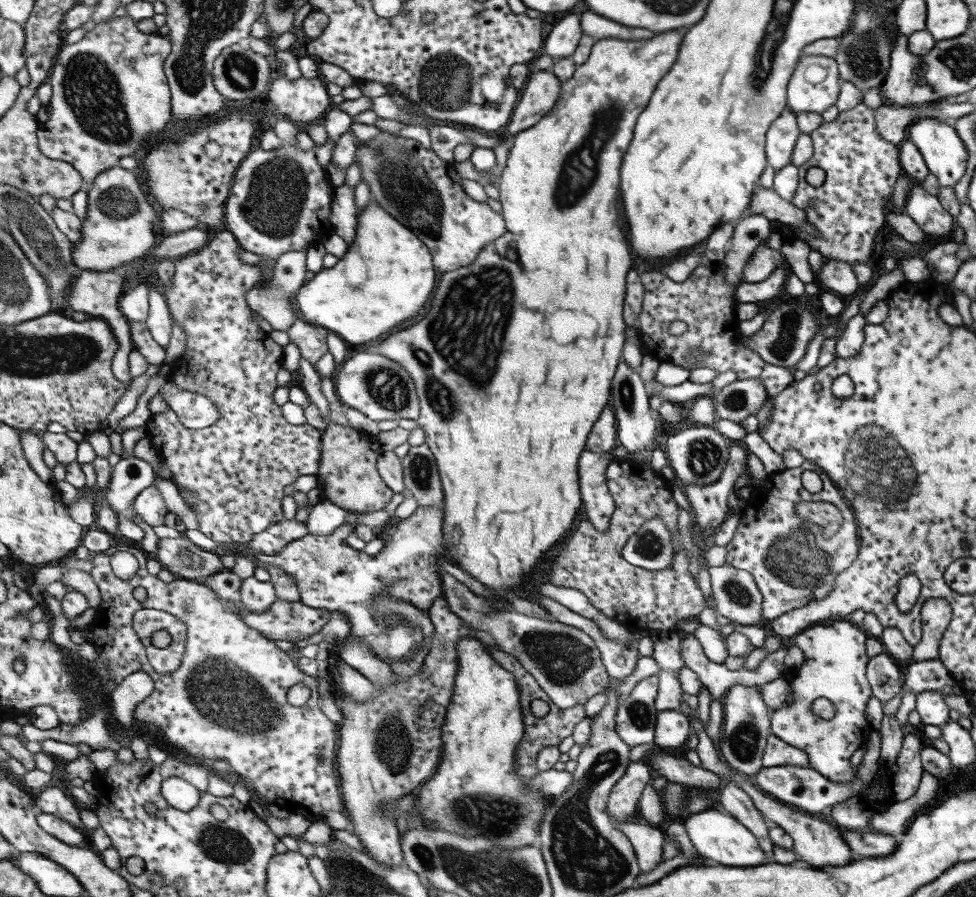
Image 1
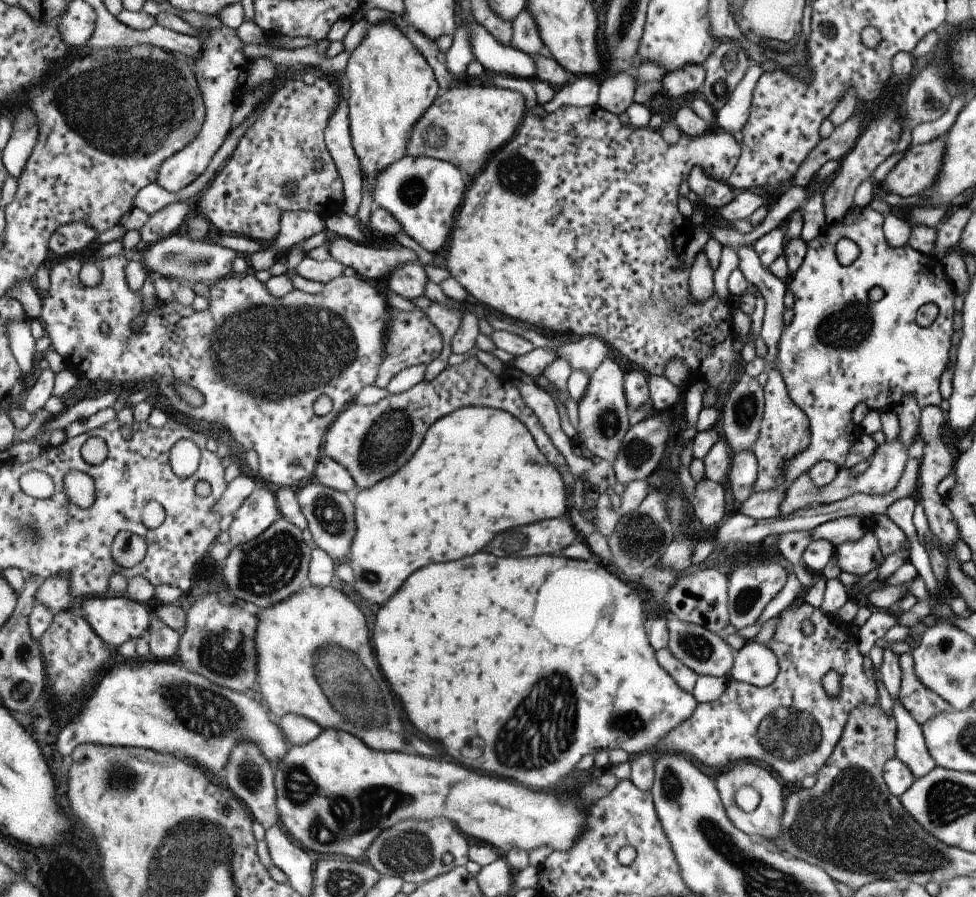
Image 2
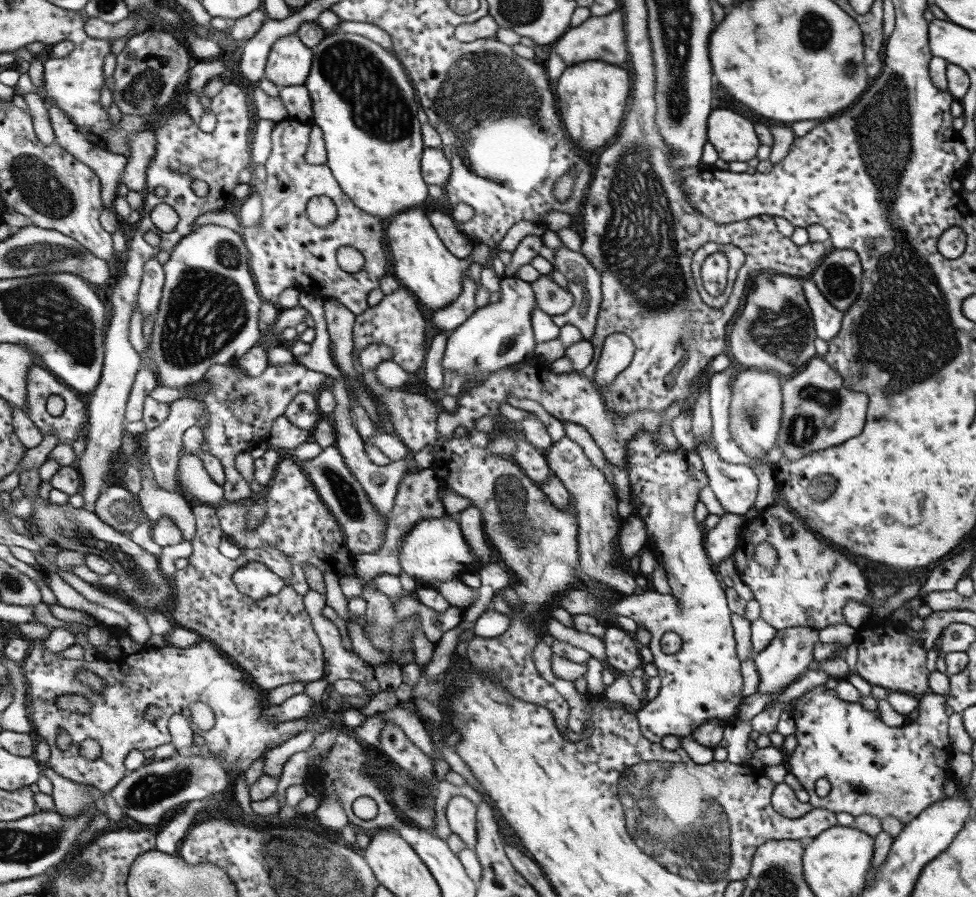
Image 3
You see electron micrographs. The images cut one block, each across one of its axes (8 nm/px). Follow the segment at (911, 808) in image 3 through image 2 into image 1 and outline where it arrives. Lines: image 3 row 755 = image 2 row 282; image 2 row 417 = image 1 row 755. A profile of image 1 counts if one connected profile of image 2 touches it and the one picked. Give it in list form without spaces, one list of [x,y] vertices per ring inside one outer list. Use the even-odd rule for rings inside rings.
[[[843,620],[831,622],[829,626],[813,626],[795,636],[793,644],[805,650],[807,660],[801,668],[785,674],[785,680],[789,684],[787,698],[781,708],[773,710],[769,716],[769,734],[807,754],[809,768],[841,786],[857,778],[859,766],[853,768],[849,764],[849,758],[859,746],[863,746],[869,730],[865,704],[873,694],[865,674],[869,662],[865,654],[867,638],[869,636],[861,630],[861,626],[853,626],[851,622]],[[819,698],[825,698],[833,704],[835,718],[823,720],[813,712],[813,704]]]

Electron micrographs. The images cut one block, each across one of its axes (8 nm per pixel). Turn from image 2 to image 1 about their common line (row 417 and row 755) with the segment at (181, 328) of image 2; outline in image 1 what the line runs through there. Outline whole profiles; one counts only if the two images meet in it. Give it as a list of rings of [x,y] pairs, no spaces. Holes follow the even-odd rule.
[[[115,544],[93,558],[91,576],[103,596],[97,616],[89,626],[89,634],[93,636],[91,644],[97,650],[95,674],[103,682],[111,680],[115,684],[113,696],[117,696],[125,678],[141,670],[149,672],[157,682],[157,690],[133,708],[135,720],[149,726],[163,742],[167,740],[167,744],[187,756],[197,760],[225,760],[259,796],[289,814],[301,814],[311,822],[329,822],[331,812],[349,814],[337,754],[341,726],[331,722],[321,710],[317,678],[301,672],[275,640],[251,630],[209,586],[183,578],[167,584],[159,576],[149,574],[147,560],[145,552],[123,544]],[[117,552],[129,552],[141,562],[141,570],[133,580],[115,576],[111,560]],[[135,588],[147,590],[149,598],[139,602],[133,596]],[[143,608],[171,612],[189,626],[187,652],[175,674],[159,674],[149,660],[145,642],[135,632],[135,614]],[[299,682],[307,684],[313,696],[305,706],[295,708],[287,700],[287,692]],[[319,756],[325,756],[325,764],[317,762]]]

